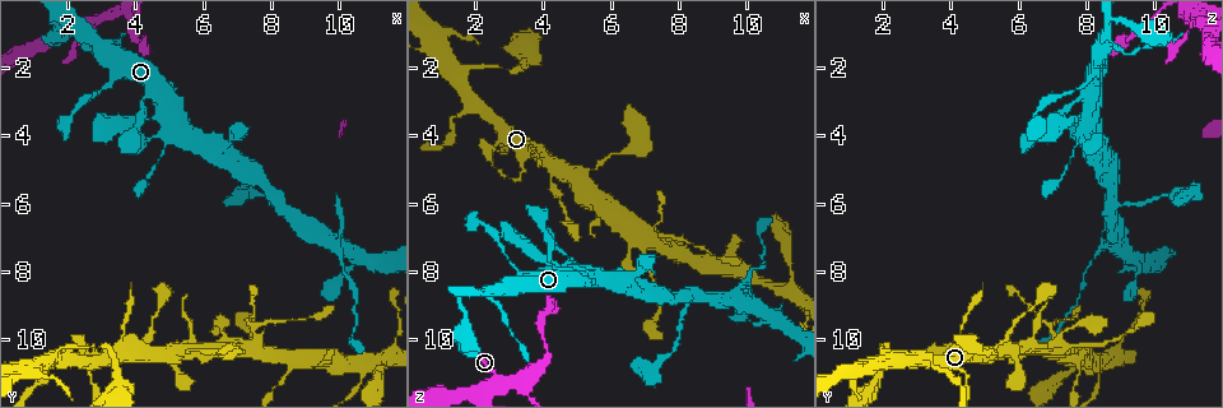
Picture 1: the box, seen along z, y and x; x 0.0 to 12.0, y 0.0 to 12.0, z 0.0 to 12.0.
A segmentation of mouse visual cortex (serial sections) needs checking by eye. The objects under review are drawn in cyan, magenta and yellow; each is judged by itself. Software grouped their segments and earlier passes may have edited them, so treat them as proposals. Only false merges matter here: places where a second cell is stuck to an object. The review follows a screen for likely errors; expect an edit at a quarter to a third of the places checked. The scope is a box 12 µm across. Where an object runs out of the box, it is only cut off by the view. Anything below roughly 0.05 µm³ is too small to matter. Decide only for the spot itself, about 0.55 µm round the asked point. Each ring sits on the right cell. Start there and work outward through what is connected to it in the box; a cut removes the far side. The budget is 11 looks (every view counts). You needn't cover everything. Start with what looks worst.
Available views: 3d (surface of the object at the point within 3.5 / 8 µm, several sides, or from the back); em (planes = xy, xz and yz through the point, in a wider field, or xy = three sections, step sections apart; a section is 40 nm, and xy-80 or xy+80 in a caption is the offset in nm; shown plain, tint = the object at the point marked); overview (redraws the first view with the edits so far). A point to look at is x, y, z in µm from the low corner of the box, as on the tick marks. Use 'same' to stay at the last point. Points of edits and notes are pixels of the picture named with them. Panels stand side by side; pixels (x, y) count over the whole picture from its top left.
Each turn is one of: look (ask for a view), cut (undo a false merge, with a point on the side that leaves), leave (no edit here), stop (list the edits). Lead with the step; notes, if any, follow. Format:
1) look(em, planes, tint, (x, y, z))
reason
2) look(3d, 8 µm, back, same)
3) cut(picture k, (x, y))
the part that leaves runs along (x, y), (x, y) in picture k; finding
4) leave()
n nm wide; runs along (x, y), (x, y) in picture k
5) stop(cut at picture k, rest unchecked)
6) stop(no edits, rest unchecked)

look(em, xy, step 2, tint, (2.9, 10.2, 2.0))
narrows sharply

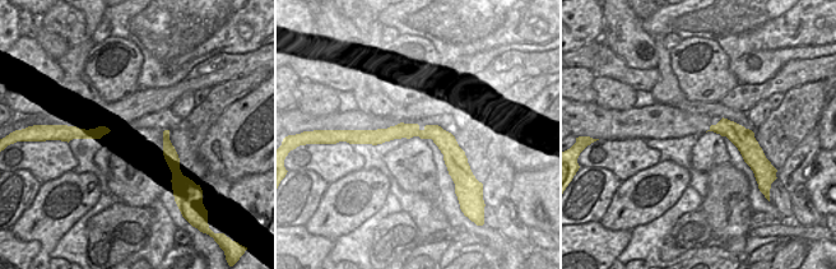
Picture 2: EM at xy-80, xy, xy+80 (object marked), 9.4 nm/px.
look(3d, 3.5 µm, same)

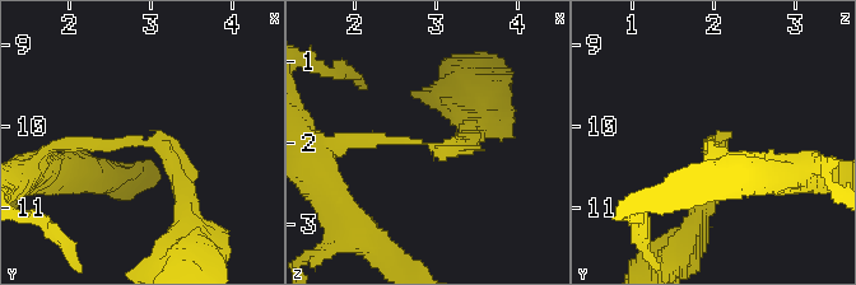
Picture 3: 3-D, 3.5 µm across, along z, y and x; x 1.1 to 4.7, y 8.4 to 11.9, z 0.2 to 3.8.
cut(picture 3, (175, 168))
the part that leaves runs along (143, 143), (170, 154), (198, 236) in picture 3; two cells meet here

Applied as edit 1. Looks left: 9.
look(overview)

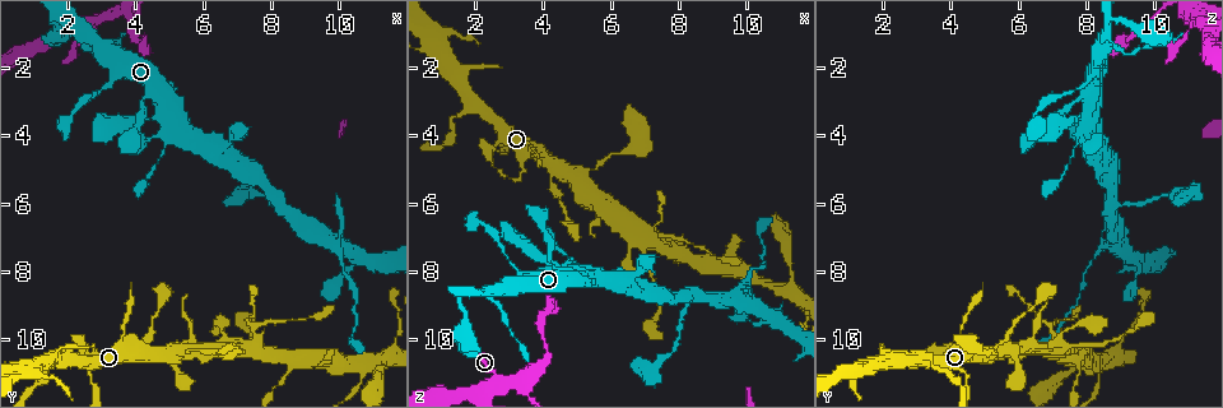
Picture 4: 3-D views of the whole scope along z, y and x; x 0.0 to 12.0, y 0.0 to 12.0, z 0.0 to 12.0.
look(3d, 3.5 µm, (4.9, 10.4, 5.2))
small branch off a trunk

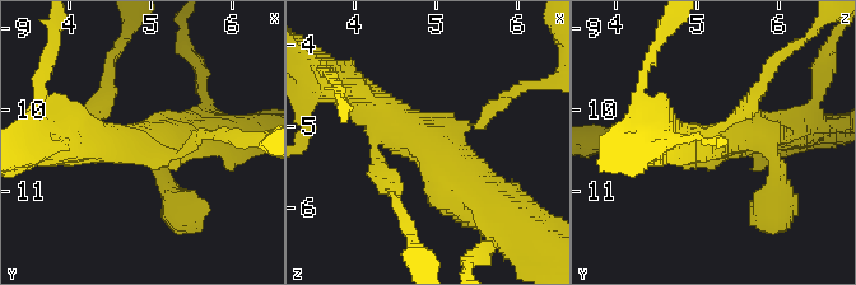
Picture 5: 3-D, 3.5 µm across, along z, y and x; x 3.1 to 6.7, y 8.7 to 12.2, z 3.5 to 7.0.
look(em, xy, step 5, tint, (4.85, 10.40, 5.20))
need the tissue

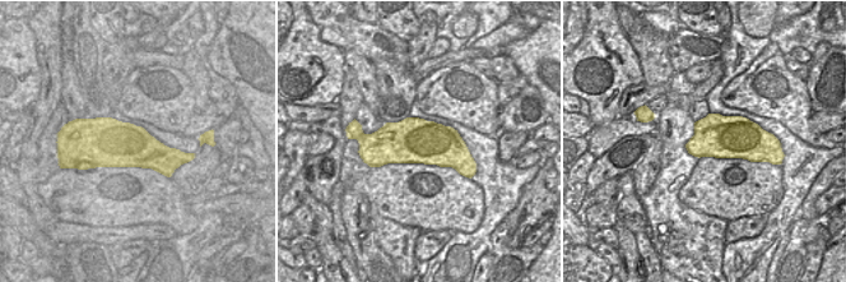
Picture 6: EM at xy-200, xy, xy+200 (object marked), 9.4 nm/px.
leave()
runs along (350, 92), (488, 199) in picture 5; all the same cell

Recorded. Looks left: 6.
look(em, planes, tint, (2.4, 1.0, 8.6))
arms part here

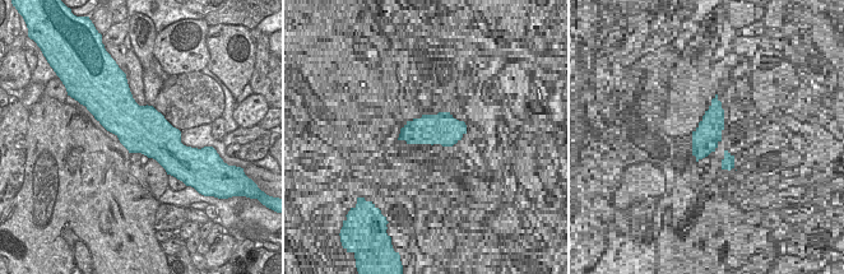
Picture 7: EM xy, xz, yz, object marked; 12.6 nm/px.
look(3d, 3.5 µm, same)
wider look

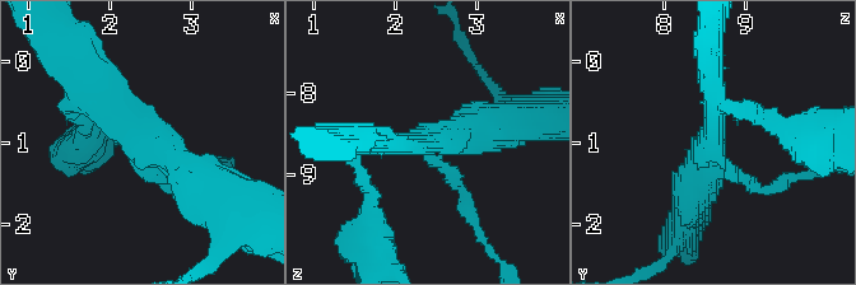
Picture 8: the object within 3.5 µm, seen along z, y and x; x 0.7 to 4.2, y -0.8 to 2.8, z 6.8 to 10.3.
cut(picture 8, (457, 186))
arms of 200, 300, 600 nm; the part that leaves runs along (426, 157), (452, 173), (484, 242) in picture 8; two cells meet here

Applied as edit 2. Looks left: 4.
look(3d, 3.5 µm, back, (7.5, 9.7, 7.0))

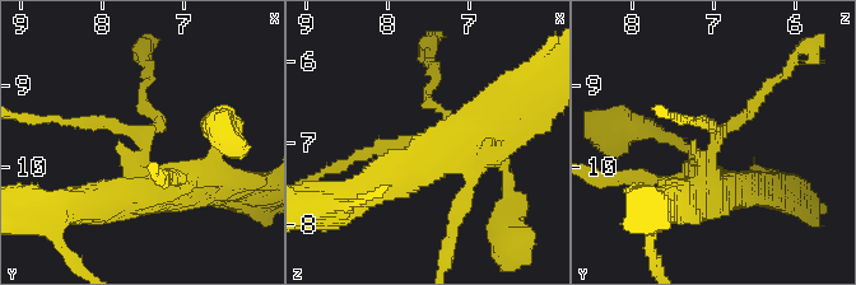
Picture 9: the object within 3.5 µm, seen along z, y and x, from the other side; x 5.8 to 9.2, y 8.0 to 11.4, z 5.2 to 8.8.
look(em, xy, step 1, tint, (7.45, 9.75, 6.95))

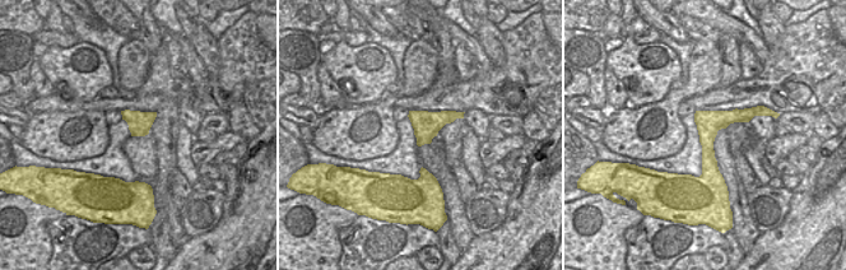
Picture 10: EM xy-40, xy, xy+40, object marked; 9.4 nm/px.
leave()
runs along (753, 111), (707, 134), (698, 192) in picture 10; all the same cell

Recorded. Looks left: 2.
look(3d, 8 µm, (8.3, 6.1, 8.7))
narrows sharply

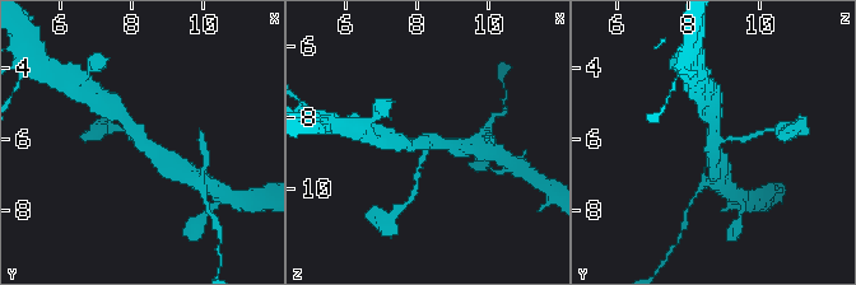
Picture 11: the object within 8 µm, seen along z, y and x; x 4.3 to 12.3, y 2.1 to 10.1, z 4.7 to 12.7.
look(em, xy, step 1, tint, (8.2, 6.1, 8.8))
3 arms; arms of 150, 300, 350 nm; shape alone is not enough

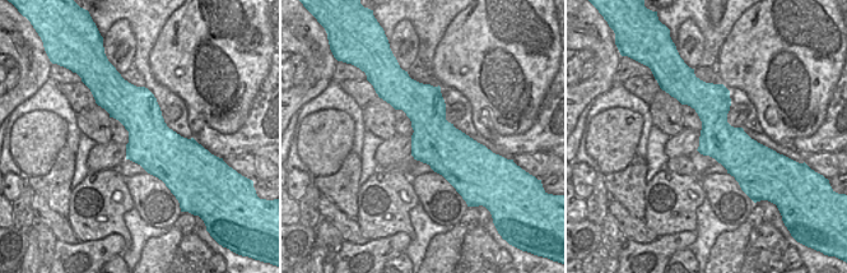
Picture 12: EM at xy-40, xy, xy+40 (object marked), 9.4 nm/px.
leave()
460 nm wide; runs along (119, 112), (152, 152), (171, 162) in picture 11; continuous, no second cell

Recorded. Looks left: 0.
stop(cut at picture 3, cut at picture 8, rest unchecked)

